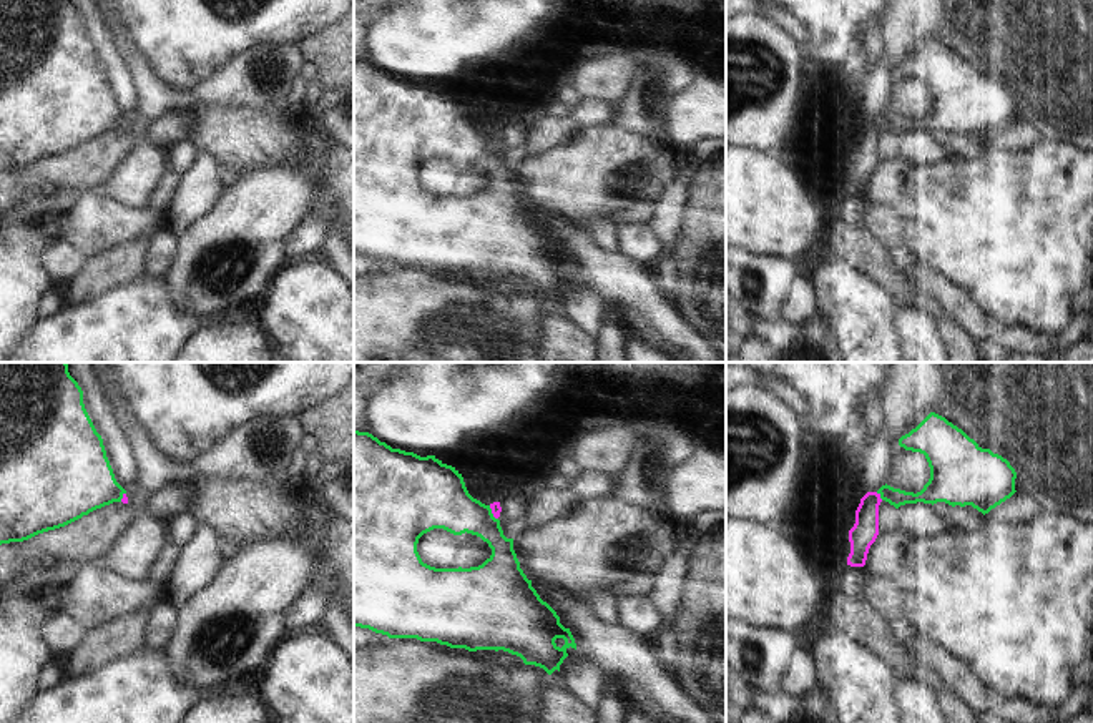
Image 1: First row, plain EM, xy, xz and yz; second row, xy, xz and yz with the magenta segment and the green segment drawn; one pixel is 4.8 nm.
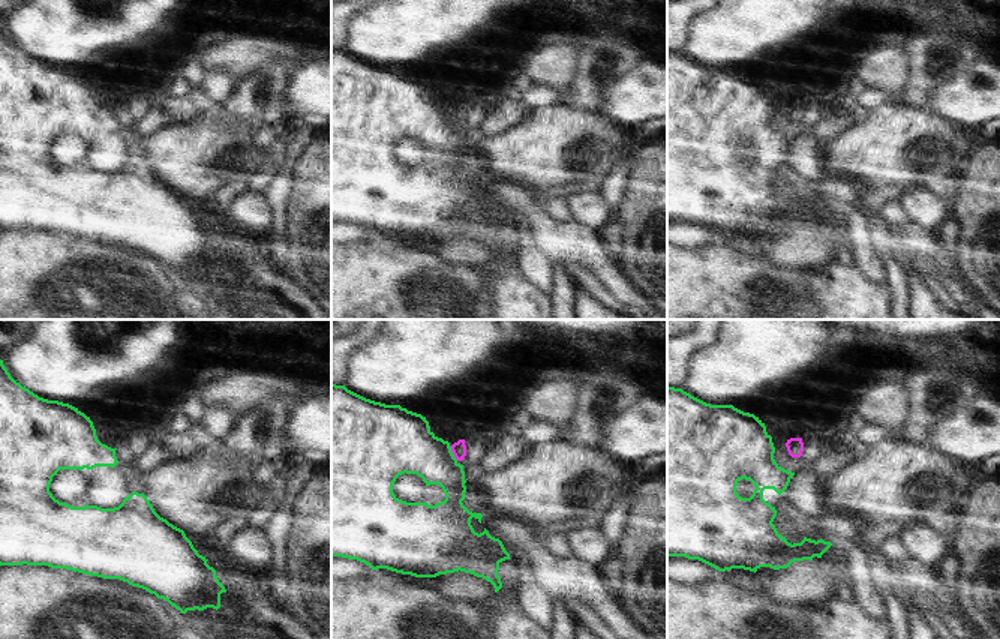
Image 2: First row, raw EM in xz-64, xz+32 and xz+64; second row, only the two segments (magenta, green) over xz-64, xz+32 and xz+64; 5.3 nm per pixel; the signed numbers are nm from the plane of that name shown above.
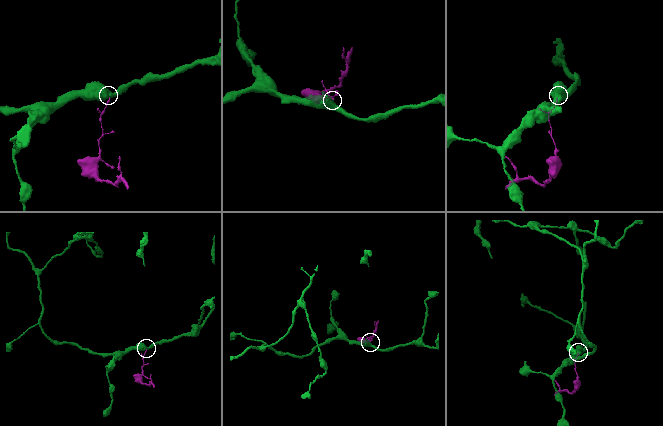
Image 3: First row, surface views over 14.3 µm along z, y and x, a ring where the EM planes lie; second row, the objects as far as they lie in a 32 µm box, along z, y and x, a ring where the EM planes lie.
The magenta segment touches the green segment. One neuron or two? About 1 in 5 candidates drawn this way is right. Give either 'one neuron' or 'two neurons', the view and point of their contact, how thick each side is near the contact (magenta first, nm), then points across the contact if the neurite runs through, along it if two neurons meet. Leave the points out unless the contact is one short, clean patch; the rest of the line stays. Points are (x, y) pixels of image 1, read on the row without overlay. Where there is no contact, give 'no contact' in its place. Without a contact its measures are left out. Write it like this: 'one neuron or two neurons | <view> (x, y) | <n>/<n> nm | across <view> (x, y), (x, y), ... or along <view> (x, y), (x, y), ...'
two neurons | yz (879, 123) | 130/100 nm | along yz (876, 120), (882, 127)

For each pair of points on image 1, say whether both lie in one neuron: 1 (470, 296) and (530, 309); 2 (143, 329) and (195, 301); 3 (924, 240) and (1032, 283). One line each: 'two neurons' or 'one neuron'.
1: one neuron
2: two neurons
3: one neuron

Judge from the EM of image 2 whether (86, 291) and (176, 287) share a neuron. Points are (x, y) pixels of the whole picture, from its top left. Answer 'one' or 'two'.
one

